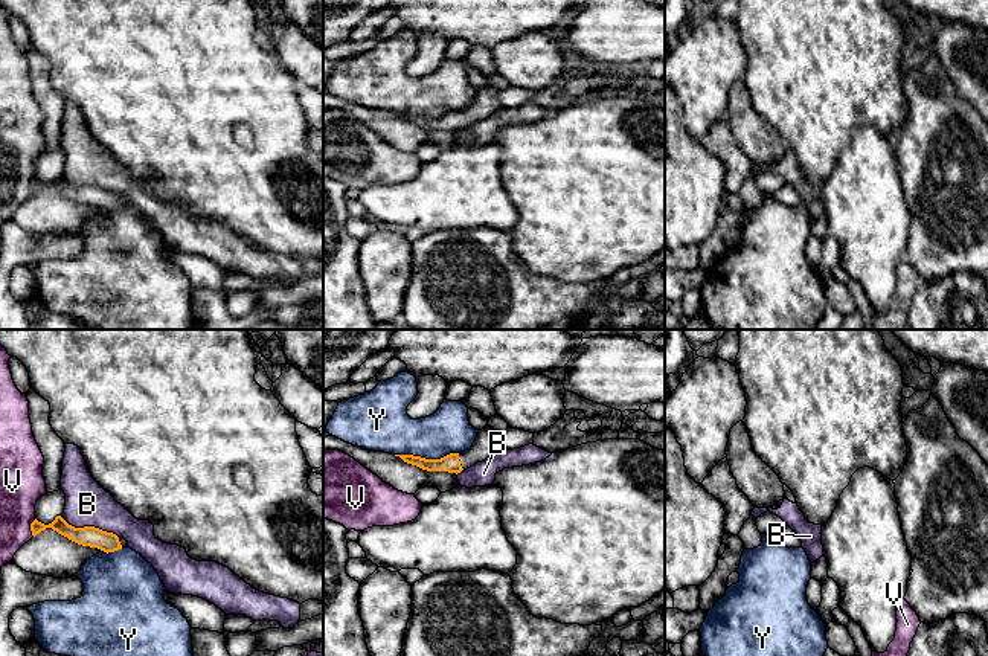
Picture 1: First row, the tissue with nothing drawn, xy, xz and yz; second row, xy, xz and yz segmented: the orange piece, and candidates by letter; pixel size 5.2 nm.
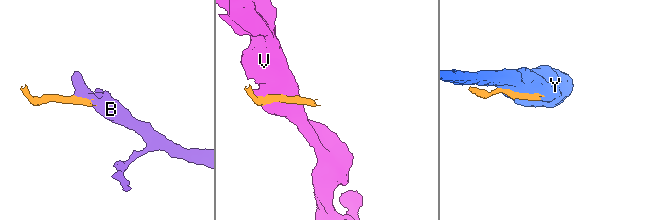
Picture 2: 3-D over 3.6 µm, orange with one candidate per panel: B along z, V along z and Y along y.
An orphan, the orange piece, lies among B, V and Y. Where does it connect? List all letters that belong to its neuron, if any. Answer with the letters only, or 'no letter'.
no letter

